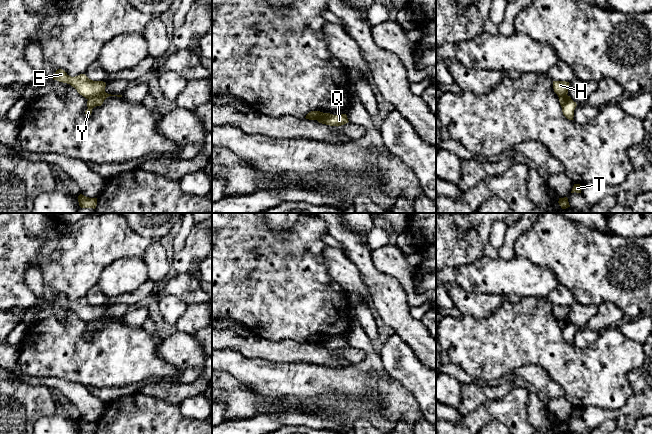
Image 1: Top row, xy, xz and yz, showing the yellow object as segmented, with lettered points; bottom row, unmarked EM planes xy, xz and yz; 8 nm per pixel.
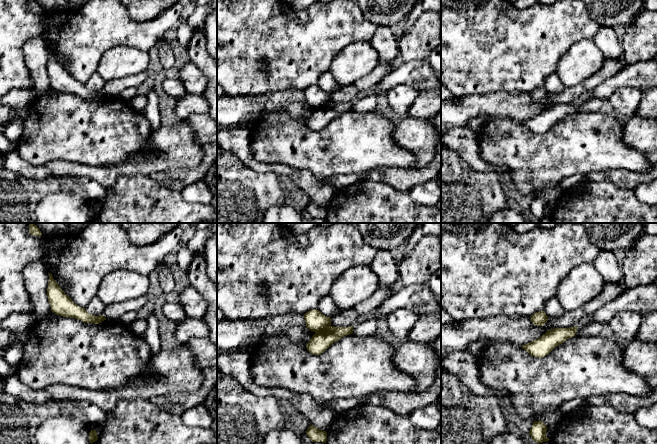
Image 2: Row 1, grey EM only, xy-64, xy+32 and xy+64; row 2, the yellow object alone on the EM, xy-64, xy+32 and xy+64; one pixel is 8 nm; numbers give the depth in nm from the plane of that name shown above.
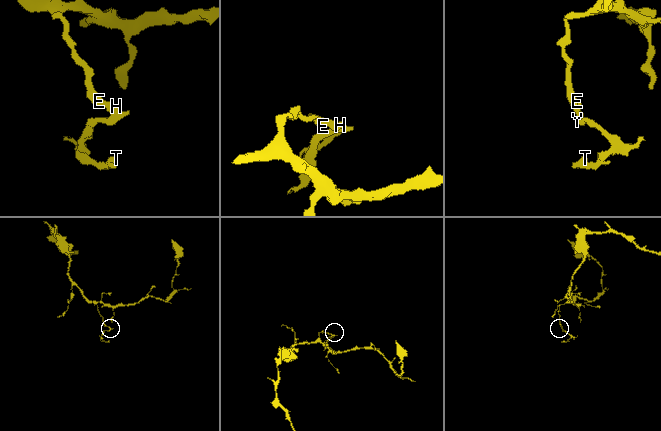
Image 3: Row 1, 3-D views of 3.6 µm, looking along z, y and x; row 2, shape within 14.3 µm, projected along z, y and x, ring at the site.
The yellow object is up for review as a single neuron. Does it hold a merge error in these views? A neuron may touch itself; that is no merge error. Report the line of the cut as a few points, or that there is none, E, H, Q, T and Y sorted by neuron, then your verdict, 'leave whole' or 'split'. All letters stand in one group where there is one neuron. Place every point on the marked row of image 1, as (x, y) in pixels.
cut in xy along (105, 92), (88, 99); E H / Q T Y; split

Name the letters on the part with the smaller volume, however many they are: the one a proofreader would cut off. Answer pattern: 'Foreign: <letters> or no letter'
Foreign: Q, T, Y

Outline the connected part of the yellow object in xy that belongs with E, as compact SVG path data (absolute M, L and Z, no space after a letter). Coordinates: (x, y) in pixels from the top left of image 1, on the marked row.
M58 69L55 72L53 79L59 82L70 84L77 90L80 95L86 99L91 99L95 96L99 96L105 93L105 82L93 81L89 79L85 74L71 77L64 70Z

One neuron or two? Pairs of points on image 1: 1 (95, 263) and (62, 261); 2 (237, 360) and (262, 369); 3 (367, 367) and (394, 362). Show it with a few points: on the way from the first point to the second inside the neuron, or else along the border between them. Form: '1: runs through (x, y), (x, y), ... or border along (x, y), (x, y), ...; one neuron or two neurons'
1: runs through (87, 261), (70, 261); one neuron
2: runs through (243, 366), (246, 369), (256, 369); one neuron
3: border along (379, 354), (383, 368), (398, 381); two neurons

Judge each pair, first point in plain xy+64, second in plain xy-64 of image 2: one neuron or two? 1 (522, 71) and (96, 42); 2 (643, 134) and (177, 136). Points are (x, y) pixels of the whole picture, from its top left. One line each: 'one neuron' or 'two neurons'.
1: one neuron
2: one neuron

